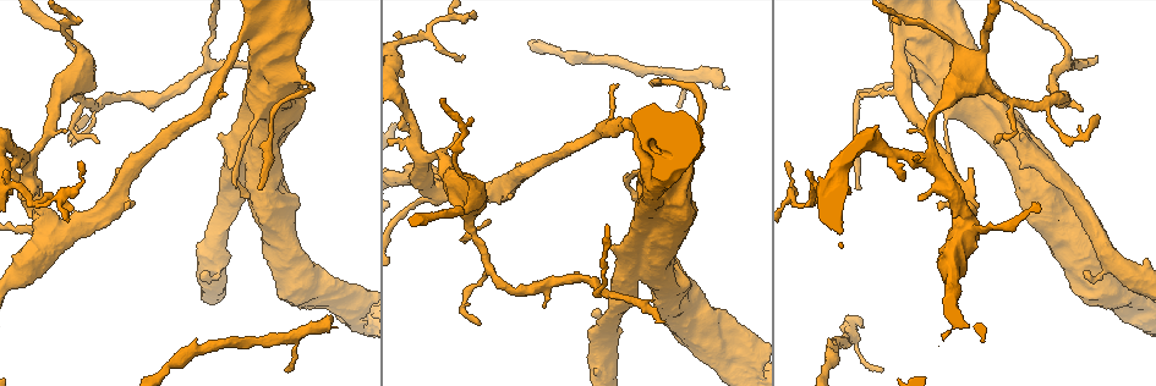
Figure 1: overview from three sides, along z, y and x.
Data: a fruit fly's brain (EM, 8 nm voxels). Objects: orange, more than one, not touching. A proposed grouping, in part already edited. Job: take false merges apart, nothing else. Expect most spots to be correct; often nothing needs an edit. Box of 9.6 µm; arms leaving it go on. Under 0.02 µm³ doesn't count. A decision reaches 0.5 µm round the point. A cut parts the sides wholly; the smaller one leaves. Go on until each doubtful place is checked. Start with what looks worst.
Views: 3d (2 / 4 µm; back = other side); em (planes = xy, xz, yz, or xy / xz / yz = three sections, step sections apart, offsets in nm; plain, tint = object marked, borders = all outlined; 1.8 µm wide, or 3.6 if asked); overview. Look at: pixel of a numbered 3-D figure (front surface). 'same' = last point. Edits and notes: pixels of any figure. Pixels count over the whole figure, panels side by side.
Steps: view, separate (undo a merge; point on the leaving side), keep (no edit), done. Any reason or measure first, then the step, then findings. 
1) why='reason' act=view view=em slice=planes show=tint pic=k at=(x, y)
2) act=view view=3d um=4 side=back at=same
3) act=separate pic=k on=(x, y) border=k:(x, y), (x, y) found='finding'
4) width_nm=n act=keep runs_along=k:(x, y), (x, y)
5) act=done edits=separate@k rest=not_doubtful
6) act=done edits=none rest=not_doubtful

why='three-way junction' act=view view=em slice=yz step=16 show=tint pic=1 at=(935, 163)

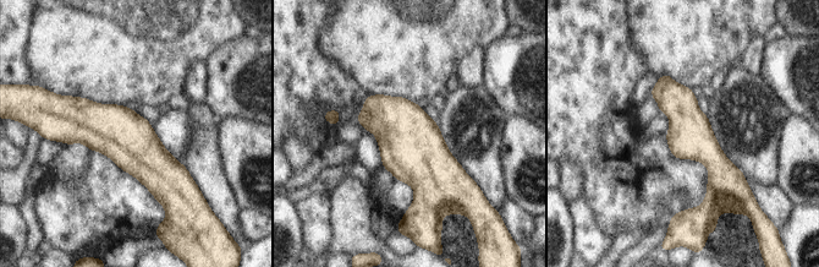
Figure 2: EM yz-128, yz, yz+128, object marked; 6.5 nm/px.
act=view view=em slice=xy step=4 show=tint at=same

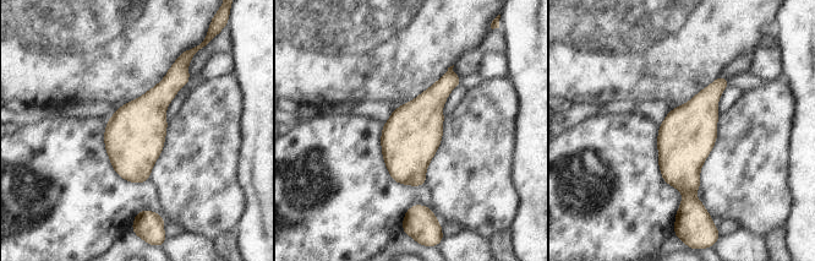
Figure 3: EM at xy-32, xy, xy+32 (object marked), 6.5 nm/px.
act=keep found='all the same cell'

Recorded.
why='thick turns thin' act=view view=em um=3.6 slice=planes show=tint pic=1 at=(403, 41)

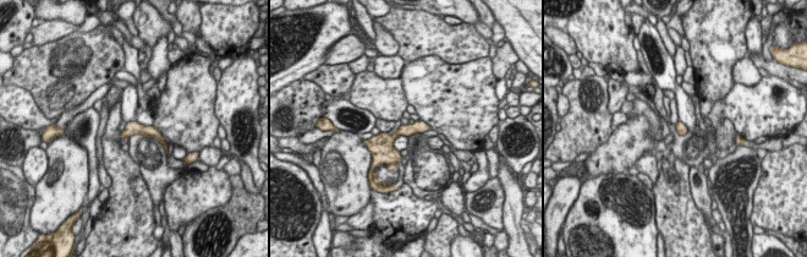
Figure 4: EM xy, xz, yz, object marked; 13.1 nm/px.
act=keep runs_along=4:(124, 135), (146, 130), (158, 136) found='all the same cell'

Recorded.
why='closes a loop' act=view view=3d um=4 pic=1 at=(907, 13)

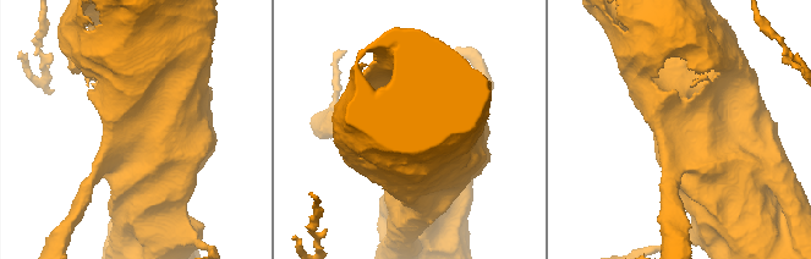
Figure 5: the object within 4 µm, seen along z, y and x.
act=view view=em um=3.6 slice=planes show=tint pic=5 at=(125, 135)

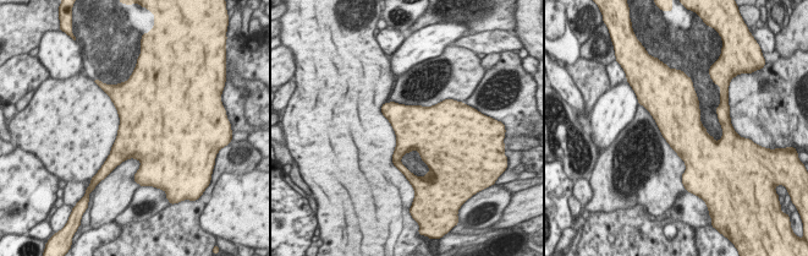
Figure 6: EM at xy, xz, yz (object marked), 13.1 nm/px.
act=keep found='one cell here'

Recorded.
act=done edits=none rest=not_doubtful

